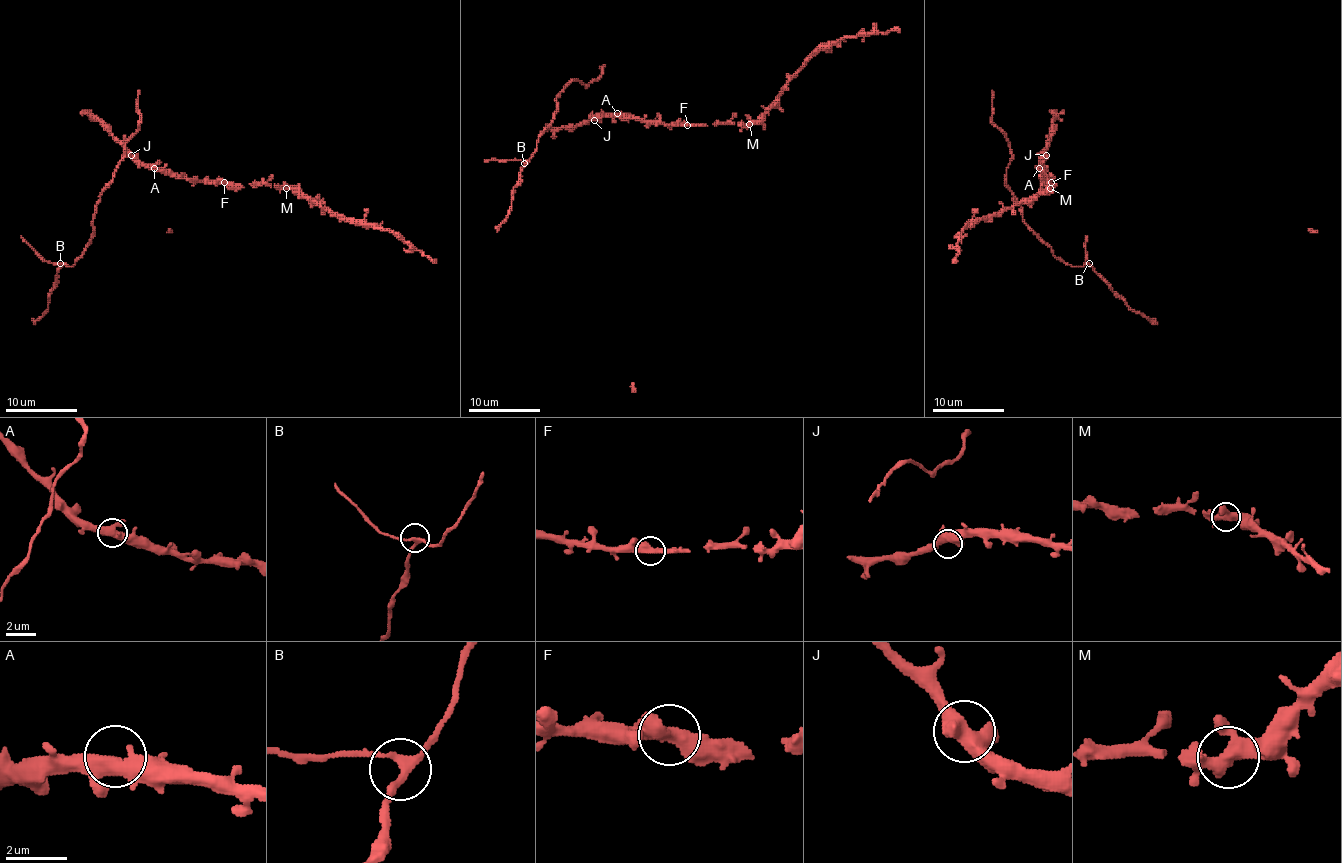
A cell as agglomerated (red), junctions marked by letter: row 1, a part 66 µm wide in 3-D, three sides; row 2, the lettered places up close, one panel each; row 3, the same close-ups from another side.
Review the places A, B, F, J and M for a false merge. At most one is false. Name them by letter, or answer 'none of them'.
none of them

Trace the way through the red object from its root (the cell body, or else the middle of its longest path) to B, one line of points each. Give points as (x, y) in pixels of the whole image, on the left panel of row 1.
B: (104, 191), (95, 207), (91, 241), (73, 266), (60, 263)

